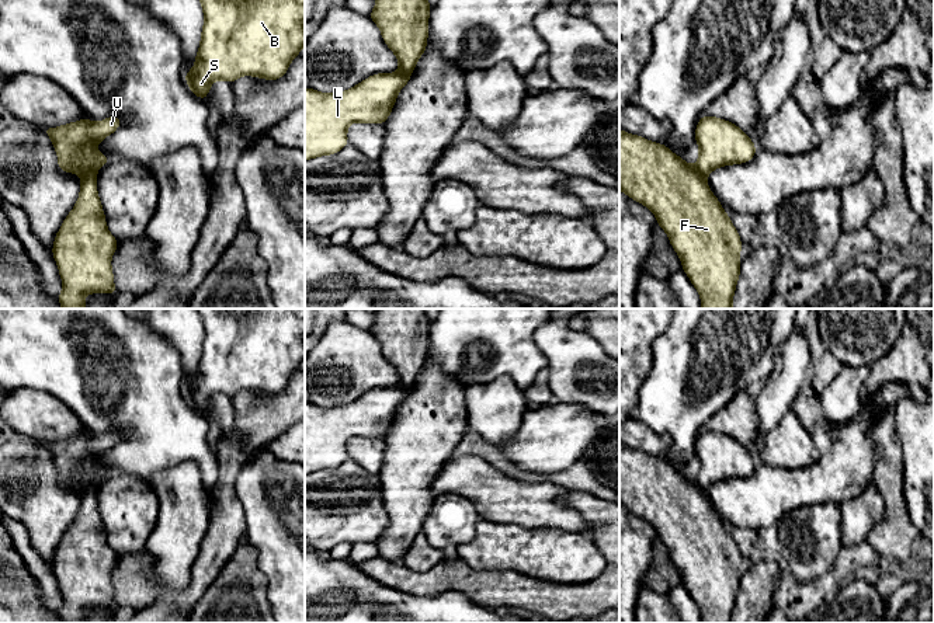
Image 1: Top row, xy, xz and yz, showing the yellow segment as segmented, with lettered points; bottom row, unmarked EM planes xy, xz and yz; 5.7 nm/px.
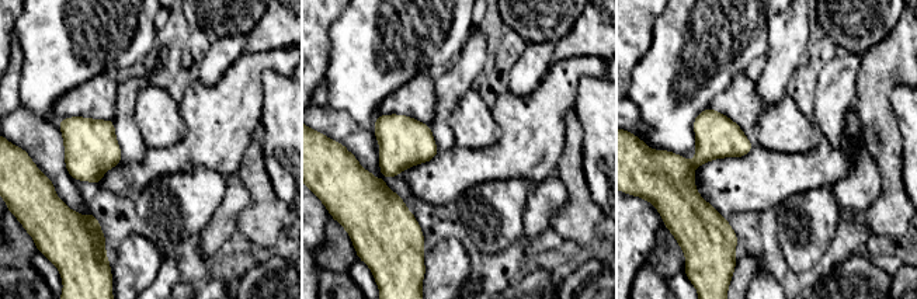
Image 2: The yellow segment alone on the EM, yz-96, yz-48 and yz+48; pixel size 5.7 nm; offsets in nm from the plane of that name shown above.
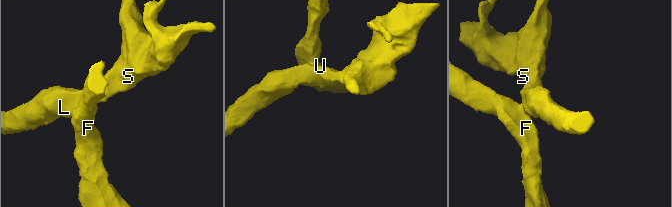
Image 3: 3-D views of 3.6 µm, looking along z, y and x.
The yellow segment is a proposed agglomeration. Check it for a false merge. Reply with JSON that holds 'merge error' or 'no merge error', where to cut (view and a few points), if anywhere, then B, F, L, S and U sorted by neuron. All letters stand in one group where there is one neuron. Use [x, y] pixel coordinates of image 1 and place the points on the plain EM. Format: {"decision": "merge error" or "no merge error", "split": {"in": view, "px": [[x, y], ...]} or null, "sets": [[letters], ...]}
{"decision": "merge error", "split": {"in": "xy", "px": [[96, 484], [90, 484], [82, 491]]}, "sets": [["B", "L", "S", "U"], ["F"]]}

